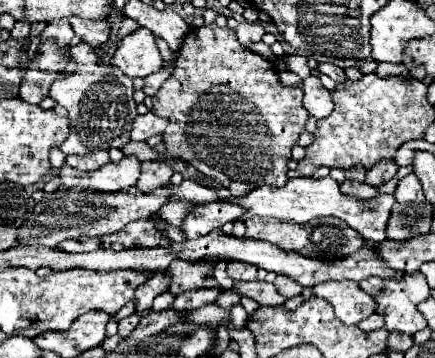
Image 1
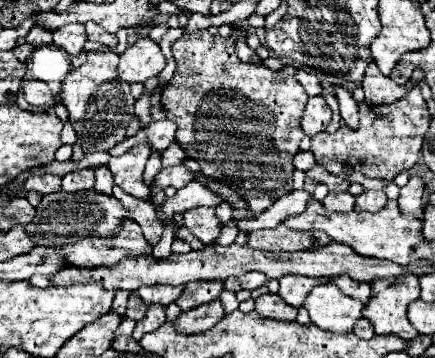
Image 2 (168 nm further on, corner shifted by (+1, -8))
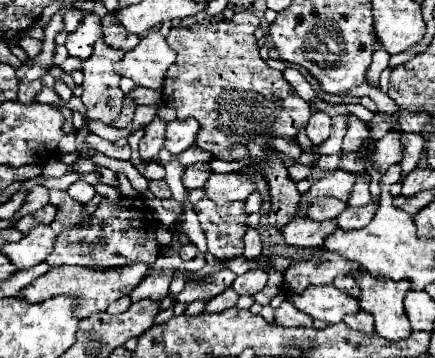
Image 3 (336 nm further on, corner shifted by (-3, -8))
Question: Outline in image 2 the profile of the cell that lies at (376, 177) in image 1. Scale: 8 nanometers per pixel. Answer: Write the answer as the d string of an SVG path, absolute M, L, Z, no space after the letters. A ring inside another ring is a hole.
M368 190L360 196L356 196L356 204L354 210L356 212L380 212L380 208L384 208L386 204L386 196L382 190Z

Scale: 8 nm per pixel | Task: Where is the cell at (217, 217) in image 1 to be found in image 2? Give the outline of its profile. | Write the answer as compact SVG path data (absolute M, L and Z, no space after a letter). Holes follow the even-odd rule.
M292 190L288 196L282 196L280 200L276 200L268 210L258 214L256 218L240 220L238 226L240 226L242 232L254 232L254 230L260 230L260 228L276 228L286 218L304 212L312 198L314 196L306 190Z

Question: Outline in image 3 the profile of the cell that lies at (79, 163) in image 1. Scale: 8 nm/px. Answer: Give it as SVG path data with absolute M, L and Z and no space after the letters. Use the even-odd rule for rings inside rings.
M78 180L78 182L70 184L68 194L70 194L74 200L78 200L80 204L88 204L88 202L94 198L96 190L94 190L92 184L88 184L88 182L84 182L84 180Z

